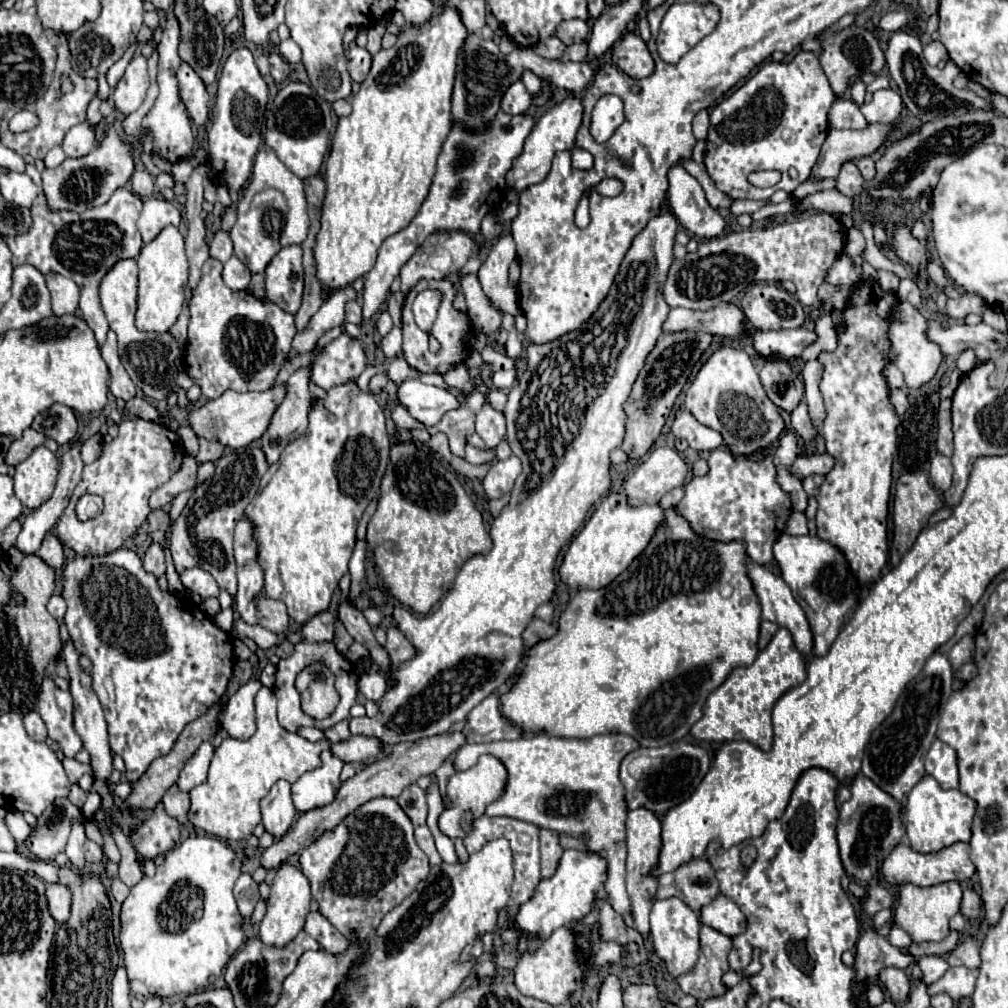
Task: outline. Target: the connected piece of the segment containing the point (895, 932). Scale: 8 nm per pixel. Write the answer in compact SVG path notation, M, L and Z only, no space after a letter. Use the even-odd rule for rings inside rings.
M892 926L890 934L888 934L888 942L890 942L892 946L896 946L896 948L908 948L908 946L912 944L912 938L910 938L902 928Z

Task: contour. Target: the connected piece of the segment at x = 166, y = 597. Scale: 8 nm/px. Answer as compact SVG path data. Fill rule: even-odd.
M120 548L116 552L110 552L106 556L76 556L72 562L68 562L64 566L64 590L62 590L62 596L68 604L68 610L66 610L66 616L64 616L64 622L68 626L68 632L70 632L70 638L72 638L72 644L74 648L78 650L78 654L84 654L90 658L92 662L92 670L90 670L90 676L92 676L92 686L94 686L94 692L98 694L98 700L102 704L102 710L104 710L104 716L106 716L106 722L108 722L108 736L110 736L110 748L114 754L120 754L124 758L124 764L126 764L126 772L124 776L128 778L128 782L134 782L138 780L144 770L150 766L150 762L158 756L164 756L172 750L178 734L182 732L182 728L200 718L202 714L206 714L206 710L224 694L226 686L228 686L228 678L232 674L232 666L234 666L234 646L232 646L232 640L230 636L220 630L208 614L204 612L198 612L194 604L190 602L182 602L180 598L172 596L170 592L162 592L156 578L148 572L144 572L142 568L142 560L138 558L136 552L128 550L128 548Z

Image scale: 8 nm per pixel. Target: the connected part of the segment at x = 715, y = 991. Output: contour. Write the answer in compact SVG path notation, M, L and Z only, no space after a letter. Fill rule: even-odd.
M704 924L700 930L700 958L692 972L678 978L682 992L698 998L700 1002L722 996L728 990L722 984L722 976L730 970L730 946L730 936Z

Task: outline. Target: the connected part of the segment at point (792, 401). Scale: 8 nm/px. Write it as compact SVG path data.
M766 360L760 368L760 380L768 398L786 412L792 412L804 396L804 384L786 360Z

